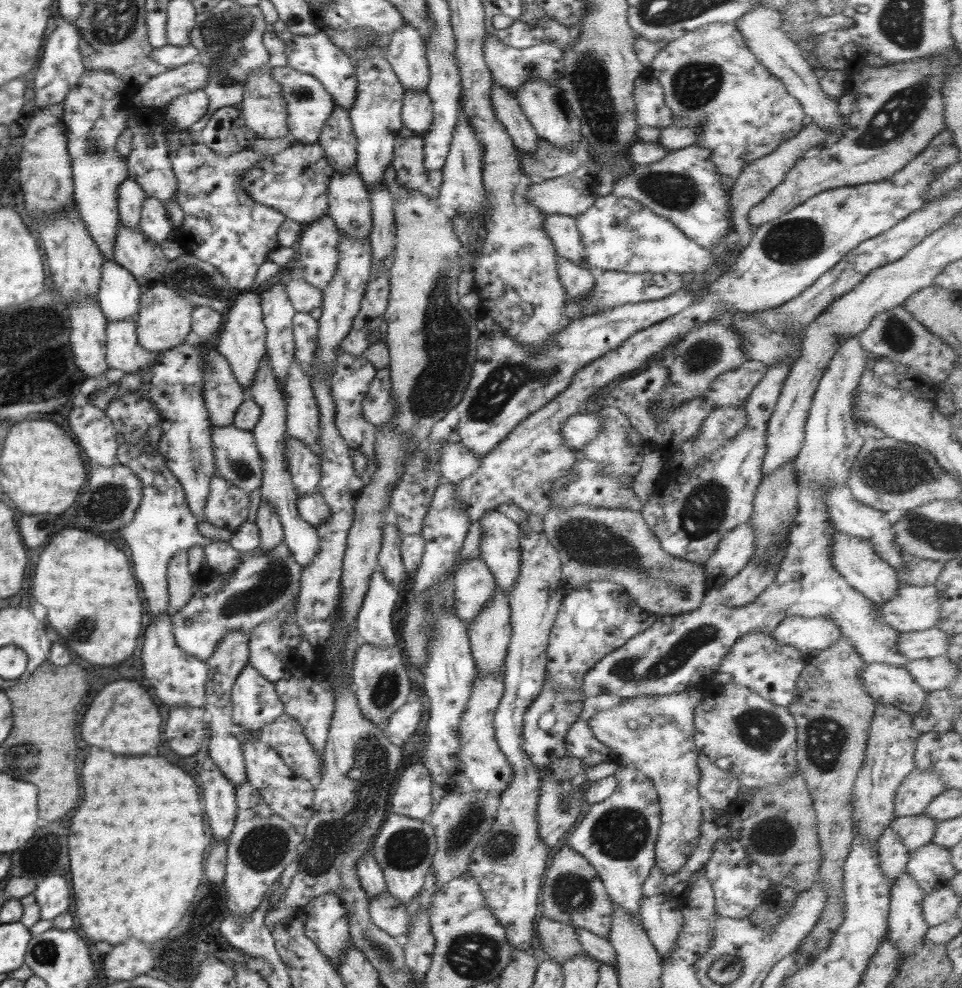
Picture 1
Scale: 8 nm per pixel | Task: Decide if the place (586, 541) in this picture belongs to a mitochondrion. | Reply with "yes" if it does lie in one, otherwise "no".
yes

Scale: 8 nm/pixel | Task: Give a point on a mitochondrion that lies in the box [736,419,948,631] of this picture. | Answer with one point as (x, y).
(893, 470)

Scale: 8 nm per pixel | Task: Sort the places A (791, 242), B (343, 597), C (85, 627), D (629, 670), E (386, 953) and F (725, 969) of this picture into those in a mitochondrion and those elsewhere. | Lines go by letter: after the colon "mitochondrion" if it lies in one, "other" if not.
A: mitochondrion
B: other
C: mitochondrion
D: mitochondrion
E: mitochondrion
F: mitochondrion

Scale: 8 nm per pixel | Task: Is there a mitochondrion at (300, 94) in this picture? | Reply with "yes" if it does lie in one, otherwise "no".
yes

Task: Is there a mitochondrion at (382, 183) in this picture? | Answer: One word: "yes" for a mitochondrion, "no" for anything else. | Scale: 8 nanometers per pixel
no

